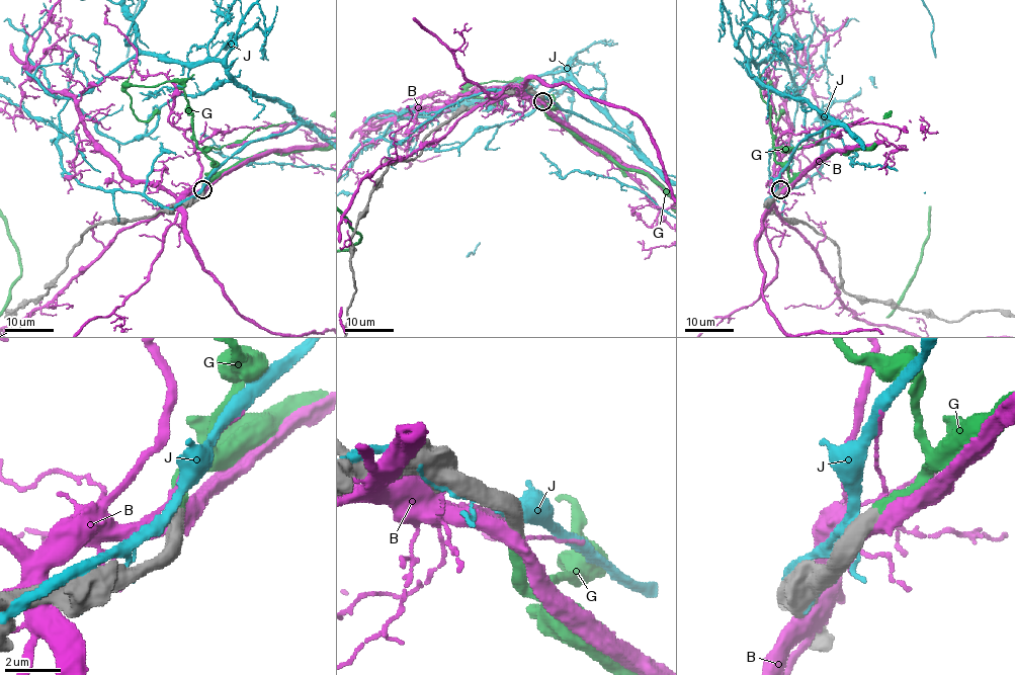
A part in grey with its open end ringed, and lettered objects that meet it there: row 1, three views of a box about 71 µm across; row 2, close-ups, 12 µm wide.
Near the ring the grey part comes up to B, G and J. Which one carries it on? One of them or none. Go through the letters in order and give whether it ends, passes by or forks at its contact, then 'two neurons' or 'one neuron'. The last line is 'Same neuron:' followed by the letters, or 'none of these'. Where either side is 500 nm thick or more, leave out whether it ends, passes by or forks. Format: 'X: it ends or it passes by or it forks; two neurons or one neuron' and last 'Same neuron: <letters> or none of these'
B: two neurons
G: one neuron
J: two neurons
Same neuron: G

